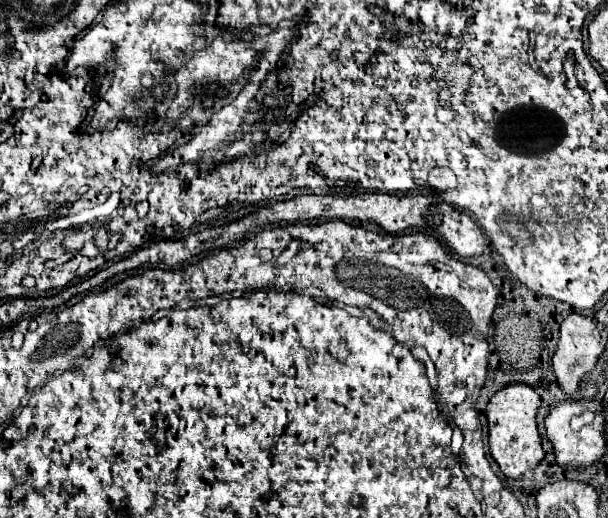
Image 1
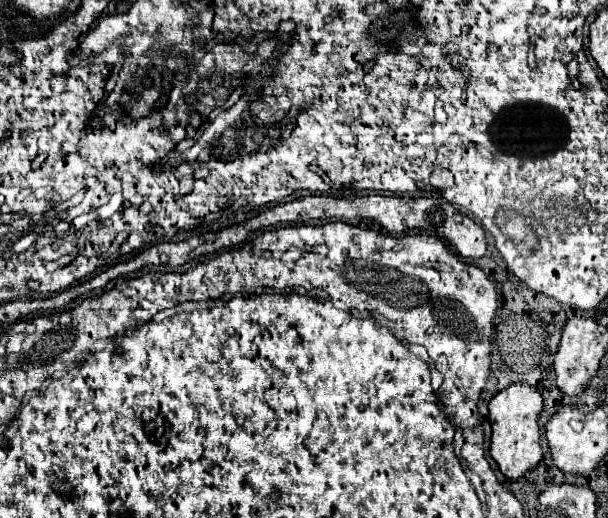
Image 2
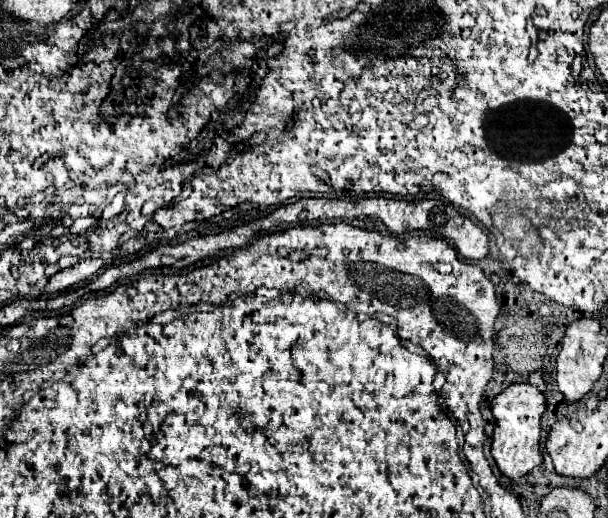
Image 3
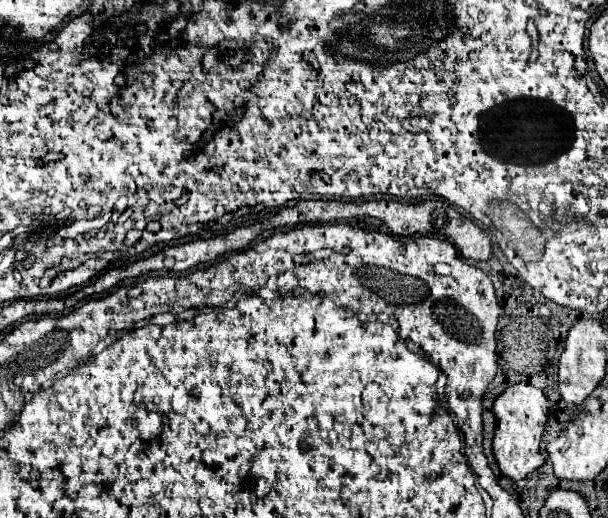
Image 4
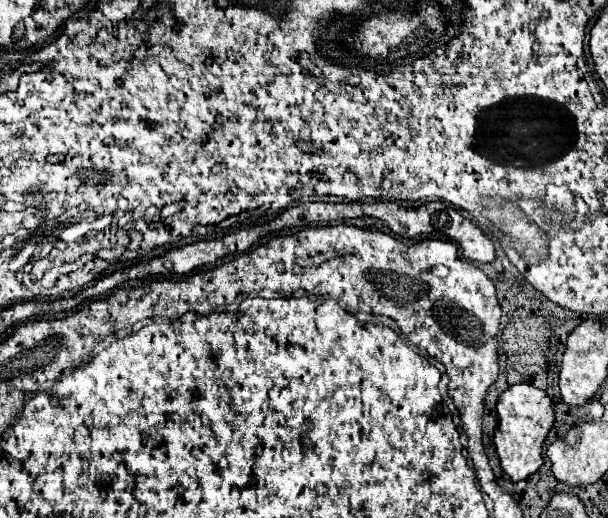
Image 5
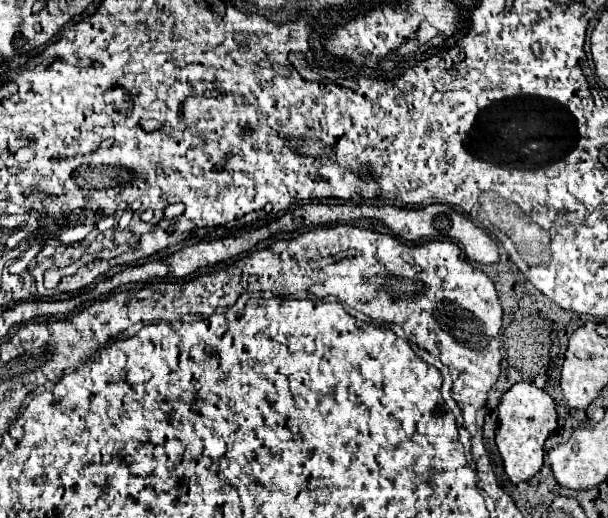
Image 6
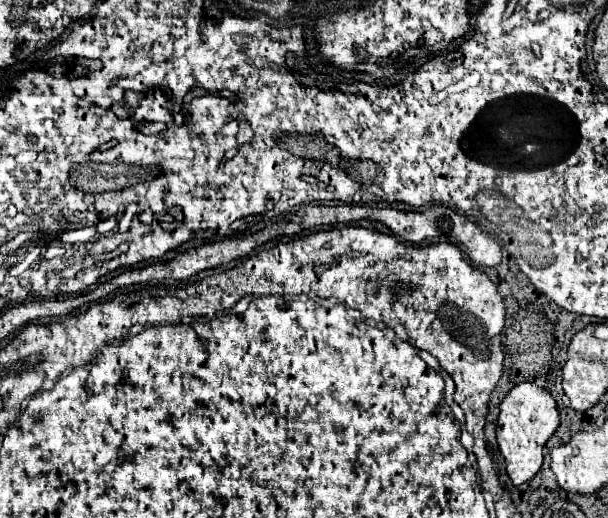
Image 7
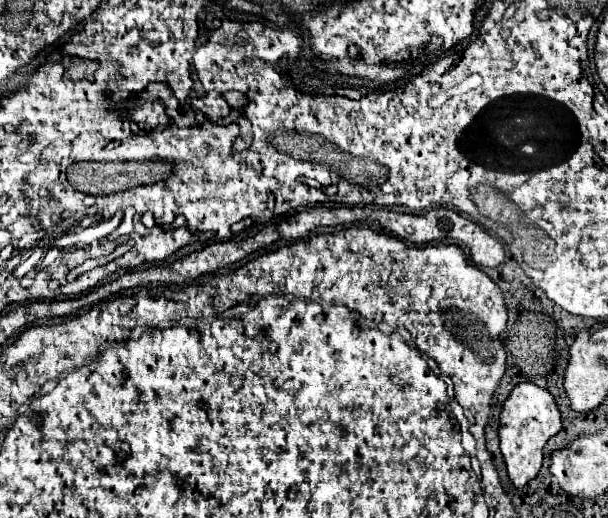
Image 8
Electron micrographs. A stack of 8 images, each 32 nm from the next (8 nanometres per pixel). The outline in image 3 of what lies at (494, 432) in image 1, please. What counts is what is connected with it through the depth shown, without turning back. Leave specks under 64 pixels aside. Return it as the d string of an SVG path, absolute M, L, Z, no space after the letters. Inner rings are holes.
M512 384L492 400L492 414L494 414L492 456L504 476L520 480L532 468L542 464L540 420L544 416L544 410L546 410L544 394L530 384Z

